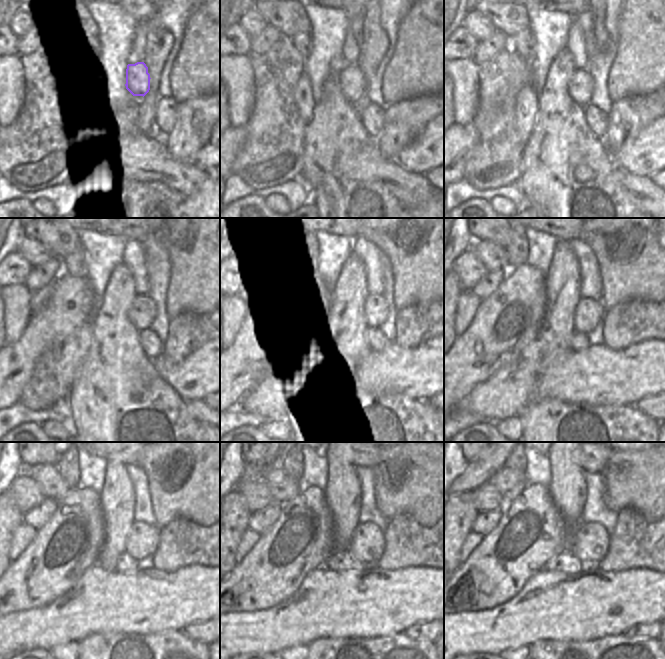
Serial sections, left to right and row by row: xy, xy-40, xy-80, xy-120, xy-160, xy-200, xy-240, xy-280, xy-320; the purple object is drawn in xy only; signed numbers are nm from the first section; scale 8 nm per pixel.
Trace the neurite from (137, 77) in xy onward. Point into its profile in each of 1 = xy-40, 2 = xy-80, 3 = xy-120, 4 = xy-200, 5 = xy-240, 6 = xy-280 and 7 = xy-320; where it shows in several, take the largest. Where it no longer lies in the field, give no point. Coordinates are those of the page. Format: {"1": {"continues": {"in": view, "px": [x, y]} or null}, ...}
{"1": {"continues": {"in": "xy-40", "px": [351, 79]}}, "2": {"continues": {"in": "xy-80", "px": [580, 87]}}, "3": {"continues": {"in": "xy-120", "px": [142, 311]}}, "4": {"continues": {"in": "xy-200", "px": [589, 314]}}, "5": {"continues": {"in": "xy-240", "px": [142, 541]}}, "6": {"continues": {"in": "xy-280", "px": [366, 545]}}, "7": {"continues": {"in": "xy-320", "px": [590, 543]}}}

